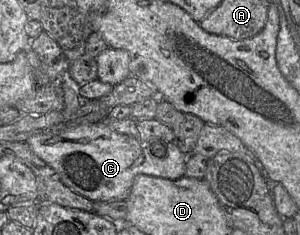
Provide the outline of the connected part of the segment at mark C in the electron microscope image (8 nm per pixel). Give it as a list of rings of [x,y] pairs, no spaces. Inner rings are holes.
[[[103,121],[60,124],[31,134],[26,142],[34,154],[55,170],[67,187],[92,202],[126,200],[139,174],[179,179],[185,175],[188,156],[171,141],[167,143],[165,156],[156,157],[138,138],[117,133]]]

